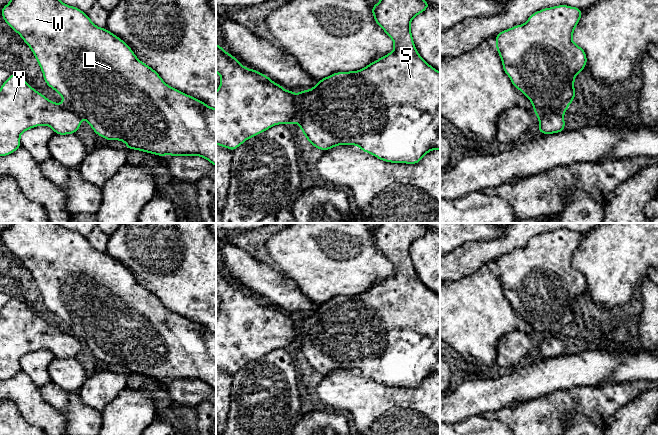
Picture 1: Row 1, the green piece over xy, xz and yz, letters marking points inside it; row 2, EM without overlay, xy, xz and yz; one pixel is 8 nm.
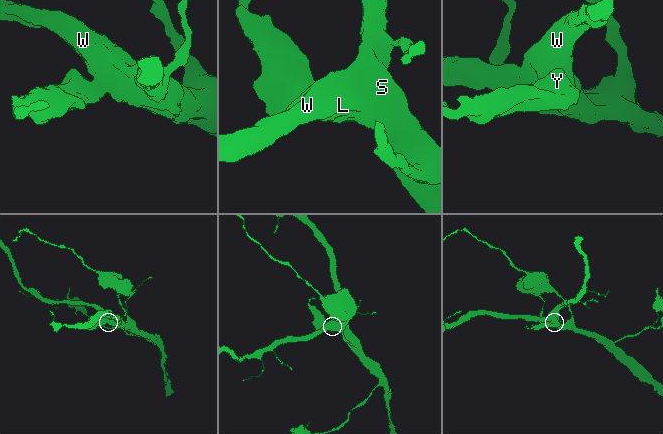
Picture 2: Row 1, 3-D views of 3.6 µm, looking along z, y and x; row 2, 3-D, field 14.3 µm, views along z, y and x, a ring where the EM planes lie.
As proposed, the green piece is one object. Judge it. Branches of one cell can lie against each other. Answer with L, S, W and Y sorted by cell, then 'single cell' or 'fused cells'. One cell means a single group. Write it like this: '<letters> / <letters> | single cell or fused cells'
L S W / Y | fused cells

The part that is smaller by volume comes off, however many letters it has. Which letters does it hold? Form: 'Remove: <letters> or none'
Remove: Y

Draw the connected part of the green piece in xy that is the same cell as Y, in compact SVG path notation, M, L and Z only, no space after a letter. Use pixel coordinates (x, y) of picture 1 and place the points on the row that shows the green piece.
M11 74L0 87L0 156L7 156L20 148L21 134L40 125L51 127L55 134L73 134L80 128L81 117L66 104L47 99L21 76Z

